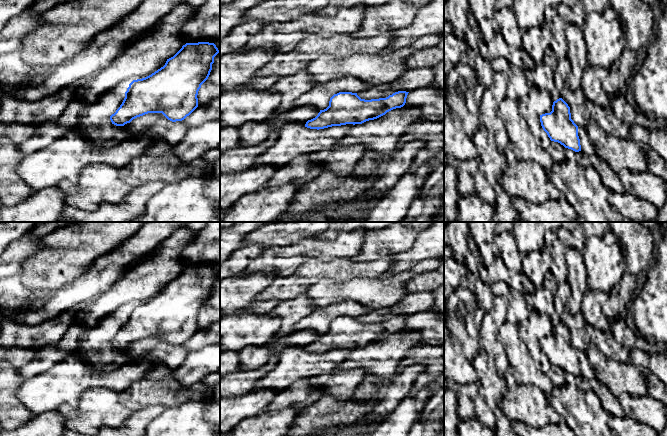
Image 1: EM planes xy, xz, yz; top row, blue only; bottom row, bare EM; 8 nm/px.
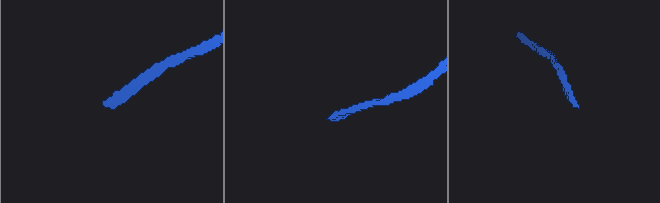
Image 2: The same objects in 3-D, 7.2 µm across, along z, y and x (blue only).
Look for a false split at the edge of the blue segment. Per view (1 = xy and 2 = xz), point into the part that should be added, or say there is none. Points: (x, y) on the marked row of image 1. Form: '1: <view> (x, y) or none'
1: none
2: none

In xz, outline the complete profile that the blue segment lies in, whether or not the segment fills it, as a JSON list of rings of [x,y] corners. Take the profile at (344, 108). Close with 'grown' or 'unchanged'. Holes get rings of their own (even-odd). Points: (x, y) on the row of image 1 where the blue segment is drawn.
[[[398,91],[386,98],[365,100],[357,93],[339,92],[330,98],[326,109],[320,110],[315,118],[306,122],[305,127],[319,130],[346,124],[362,124],[403,107],[408,93]]]; unchanged

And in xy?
[[[186,43],[165,65],[151,75],[133,80],[125,98],[114,114],[110,116],[112,124],[124,126],[133,119],[148,113],[162,113],[172,122],[182,121],[198,107],[198,91],[208,79],[214,63],[214,57],[220,51],[214,43]]]; unchanged

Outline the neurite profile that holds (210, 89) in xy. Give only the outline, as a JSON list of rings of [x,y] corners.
[[[216,65],[210,72],[208,79],[201,85],[198,91],[198,103],[200,106],[208,104],[211,100],[220,96],[220,65]]]

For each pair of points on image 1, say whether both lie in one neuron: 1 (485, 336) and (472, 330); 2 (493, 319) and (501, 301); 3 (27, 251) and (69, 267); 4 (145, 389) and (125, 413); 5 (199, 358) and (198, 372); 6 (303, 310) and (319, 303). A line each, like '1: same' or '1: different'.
1: different
2: same
3: different
4: different
5: same
6: different

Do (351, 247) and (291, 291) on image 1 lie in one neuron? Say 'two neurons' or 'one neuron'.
two neurons

